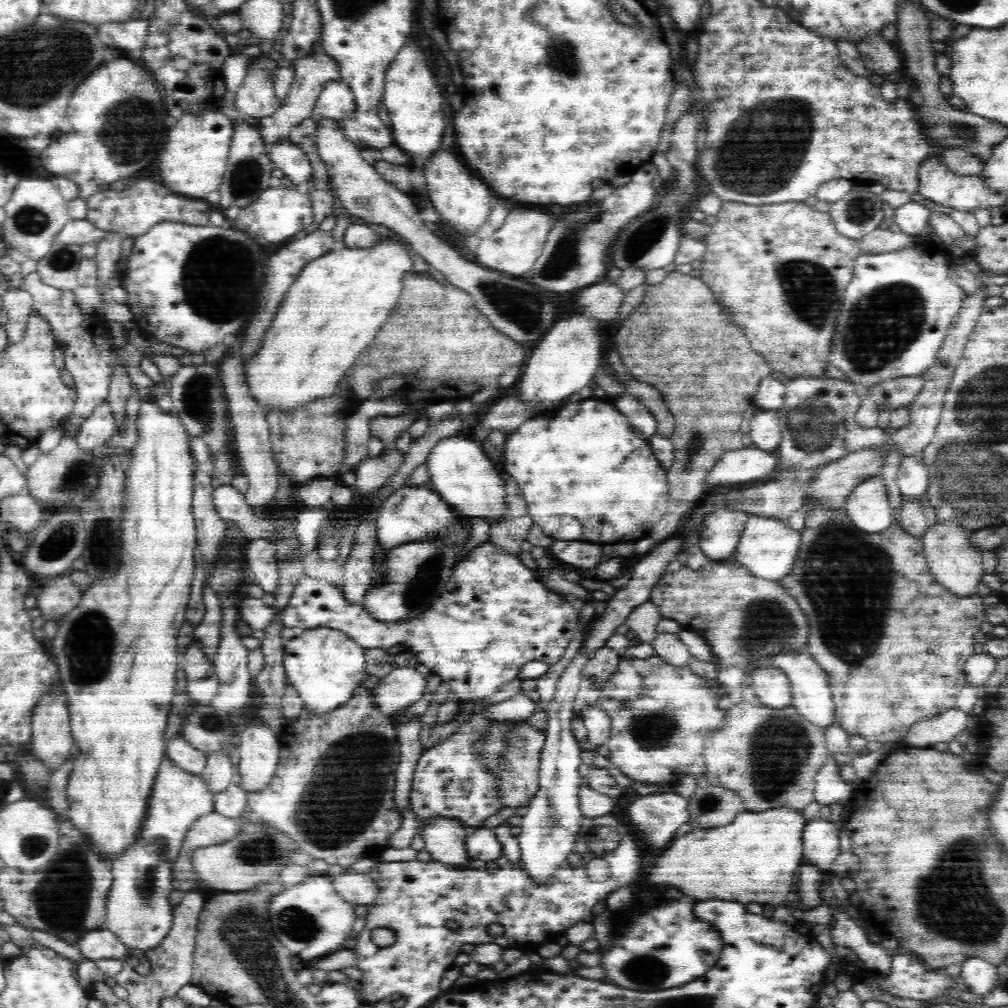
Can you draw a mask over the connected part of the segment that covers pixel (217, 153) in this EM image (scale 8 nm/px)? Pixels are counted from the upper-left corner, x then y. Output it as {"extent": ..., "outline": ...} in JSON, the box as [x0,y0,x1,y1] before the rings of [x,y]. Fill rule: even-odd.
{"extent":[158,109,235,198],"outline":[[[208,109],[200,115],[182,116],[172,124],[168,132],[168,142],[158,156],[162,182],[172,192],[189,198],[203,198],[208,192],[218,190],[222,176],[227,172],[229,148],[235,124],[221,111]]]}

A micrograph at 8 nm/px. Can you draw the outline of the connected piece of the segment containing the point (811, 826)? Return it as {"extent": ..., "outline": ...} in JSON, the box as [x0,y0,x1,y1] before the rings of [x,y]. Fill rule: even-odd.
{"extent":[803,817,840,872],"outline":[[[819,817],[812,818],[805,824],[803,830],[803,860],[808,864],[815,864],[824,872],[832,866],[832,862],[838,858],[840,852],[840,832],[837,824]]]}

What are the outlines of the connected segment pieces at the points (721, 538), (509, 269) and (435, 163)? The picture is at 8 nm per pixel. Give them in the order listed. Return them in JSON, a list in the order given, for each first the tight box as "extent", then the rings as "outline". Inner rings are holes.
[{"extent":[699,509,749,562],"outline":[[[719,509],[704,523],[705,529],[699,534],[699,548],[714,562],[732,561],[744,532],[749,512],[745,510]]]},{"extent":[476,208,554,276],"outline":[[[514,208],[508,213],[503,225],[495,230],[490,238],[480,241],[476,252],[478,264],[505,274],[518,274],[518,276],[532,270],[541,255],[549,230],[552,230],[552,224],[554,224],[554,216],[548,210]]]},{"extent":[424,150,492,236],"outline":[[[438,150],[433,153],[430,160],[424,166],[426,172],[426,188],[430,192],[428,202],[440,214],[440,225],[443,227],[444,236],[456,236],[457,229],[466,229],[468,233],[475,233],[480,230],[483,223],[488,220],[492,210],[492,192],[490,188],[478,180],[452,152],[448,150]]]}]

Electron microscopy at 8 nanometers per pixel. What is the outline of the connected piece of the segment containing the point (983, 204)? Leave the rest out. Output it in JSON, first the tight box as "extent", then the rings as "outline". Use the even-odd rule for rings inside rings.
{"extent":[917,152,1007,211],"outline":[[[940,152],[929,154],[917,167],[917,192],[924,198],[960,211],[977,208],[1002,207],[1006,204],[1007,190],[992,189],[983,174],[960,174],[943,163]]]}

